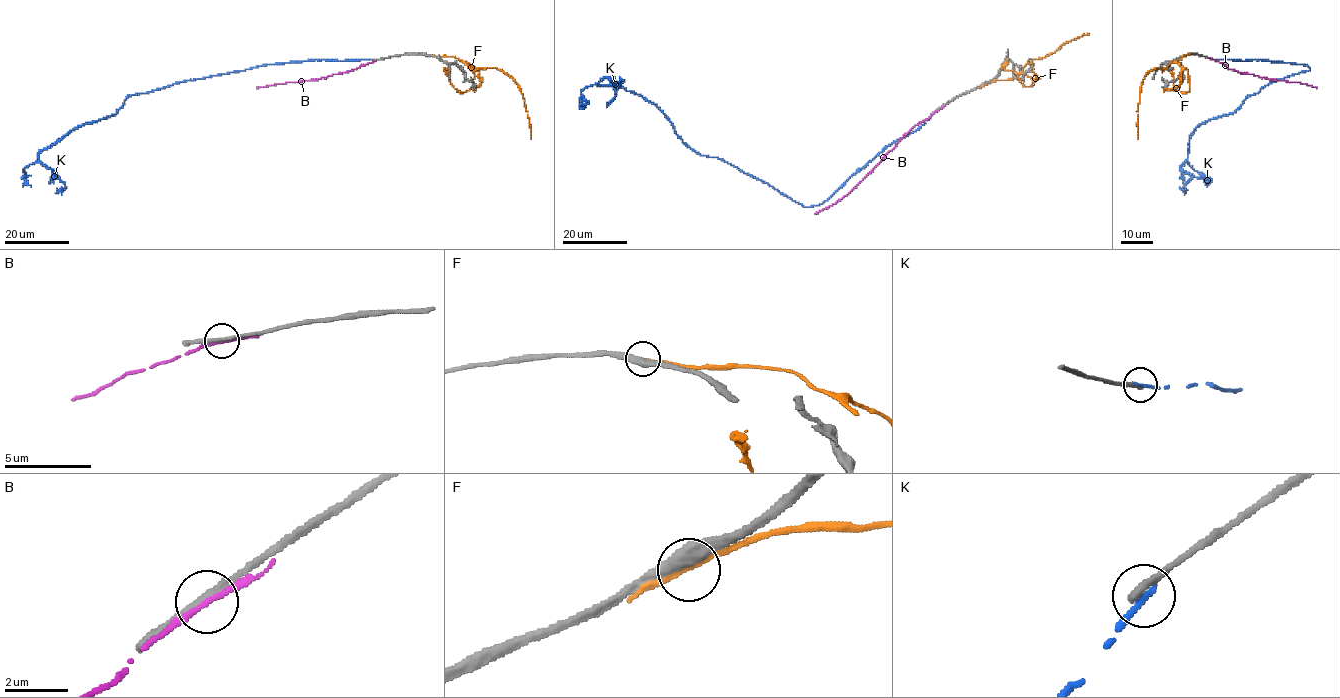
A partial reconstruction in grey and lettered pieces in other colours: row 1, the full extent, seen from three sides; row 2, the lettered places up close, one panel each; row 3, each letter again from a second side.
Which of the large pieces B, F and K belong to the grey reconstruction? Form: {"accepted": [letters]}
{"accepted": []}

